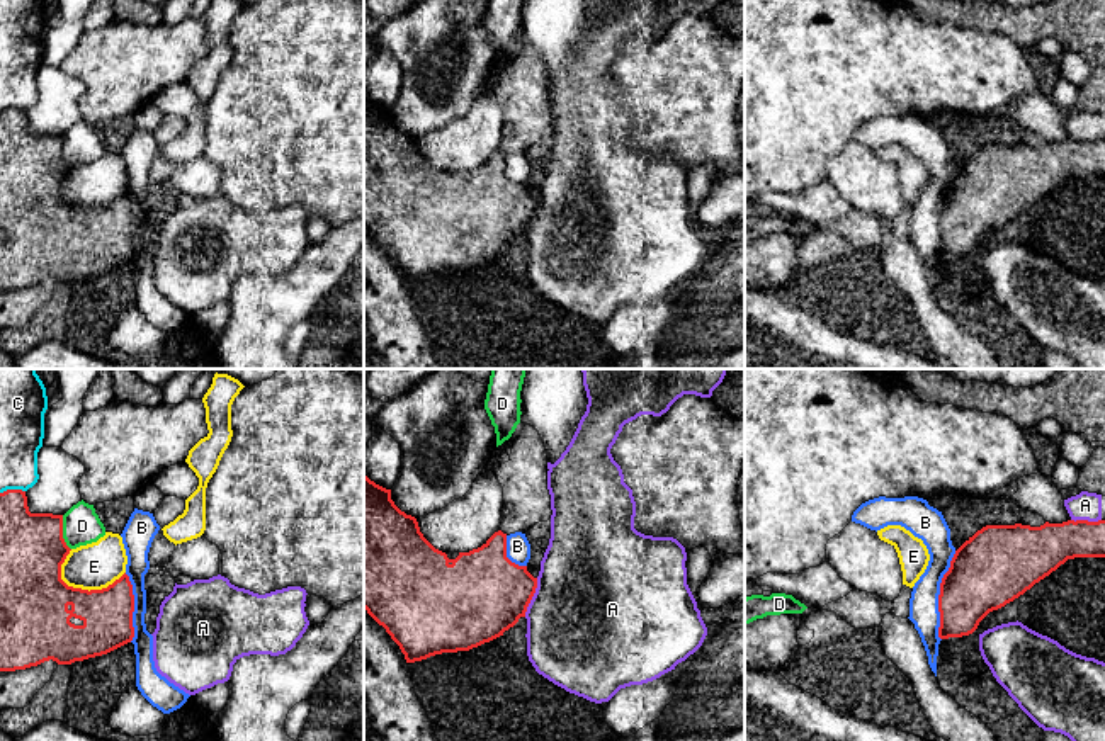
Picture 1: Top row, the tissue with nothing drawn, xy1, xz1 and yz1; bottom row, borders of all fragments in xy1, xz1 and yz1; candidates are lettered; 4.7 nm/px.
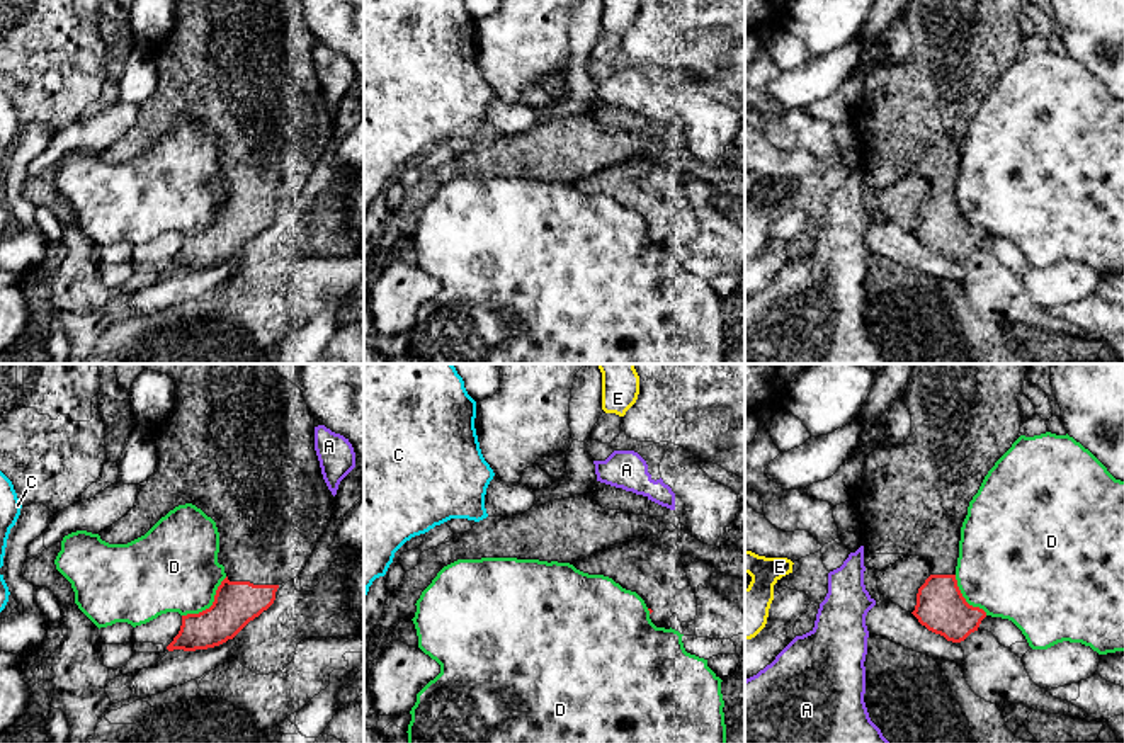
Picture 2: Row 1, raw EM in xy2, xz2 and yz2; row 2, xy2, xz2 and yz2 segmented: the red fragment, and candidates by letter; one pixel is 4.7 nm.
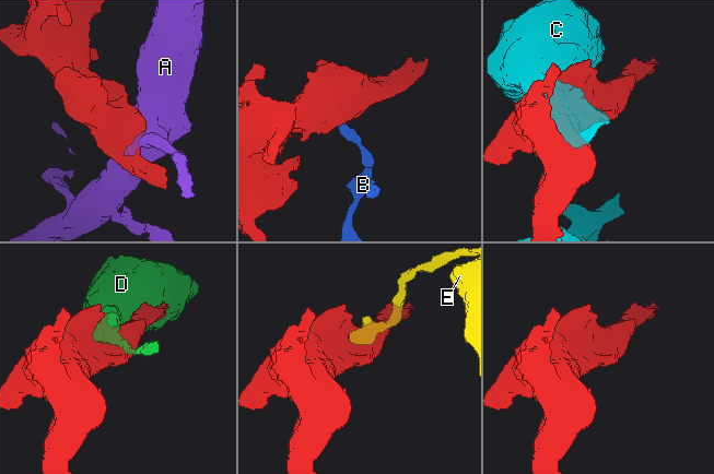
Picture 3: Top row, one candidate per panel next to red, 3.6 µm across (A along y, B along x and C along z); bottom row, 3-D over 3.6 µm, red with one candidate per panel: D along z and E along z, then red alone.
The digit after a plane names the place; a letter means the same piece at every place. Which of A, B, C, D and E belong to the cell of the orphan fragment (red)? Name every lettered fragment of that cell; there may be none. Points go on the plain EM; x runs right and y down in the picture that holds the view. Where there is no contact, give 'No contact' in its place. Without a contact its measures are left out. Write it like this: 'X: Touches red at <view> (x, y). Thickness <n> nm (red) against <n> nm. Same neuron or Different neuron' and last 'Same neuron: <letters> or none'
A: Touches red at xz1 (532, 214). Thickness 400 nm (red) against 500 nm. Different neuron
B: Touches red at yz1 (939, 214). Thickness 340 nm (red) against 140 nm. Different neuron
C: Touches red at xy1 (12, 109). Thickness 260 nm (red) against 200 nm. Different neuron
D: Touches red at xy2 (211, 225). Thickness 220 nm (red) against 420 nm. Different neuron
E: Touches red at xy1 (87, 209). Thickness 300 nm (red) against 220 nm. Different neuron
Same neuron: none

